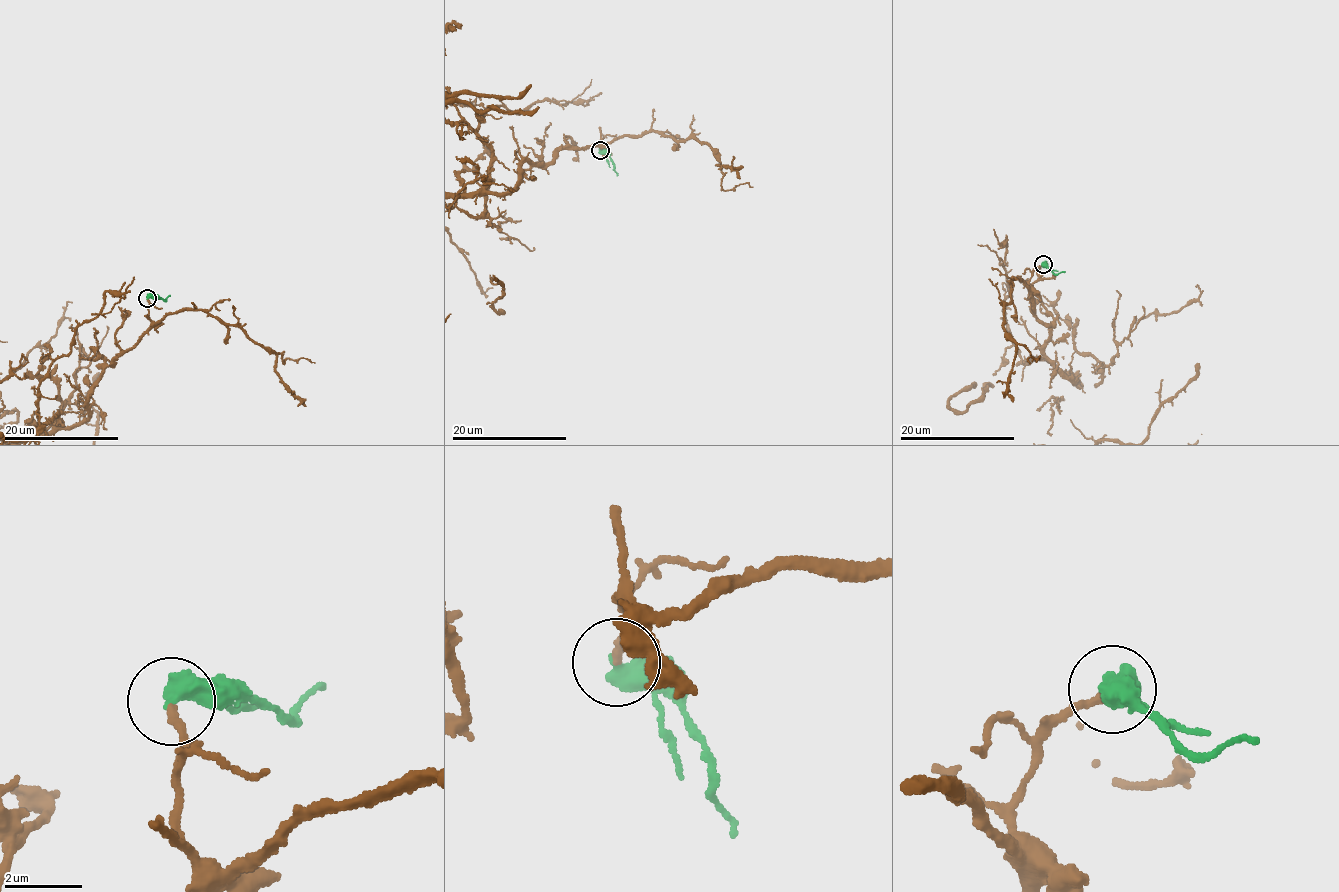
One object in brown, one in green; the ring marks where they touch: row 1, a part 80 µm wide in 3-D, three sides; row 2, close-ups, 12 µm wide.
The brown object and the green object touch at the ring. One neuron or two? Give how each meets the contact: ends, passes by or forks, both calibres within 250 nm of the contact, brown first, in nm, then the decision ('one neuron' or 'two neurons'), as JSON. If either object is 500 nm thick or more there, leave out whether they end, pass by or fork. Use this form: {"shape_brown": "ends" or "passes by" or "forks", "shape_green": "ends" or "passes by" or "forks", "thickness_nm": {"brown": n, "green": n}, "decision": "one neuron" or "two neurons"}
{"thickness_nm": {"brown": 200, "green": 600}, "decision": "one neuron"}

